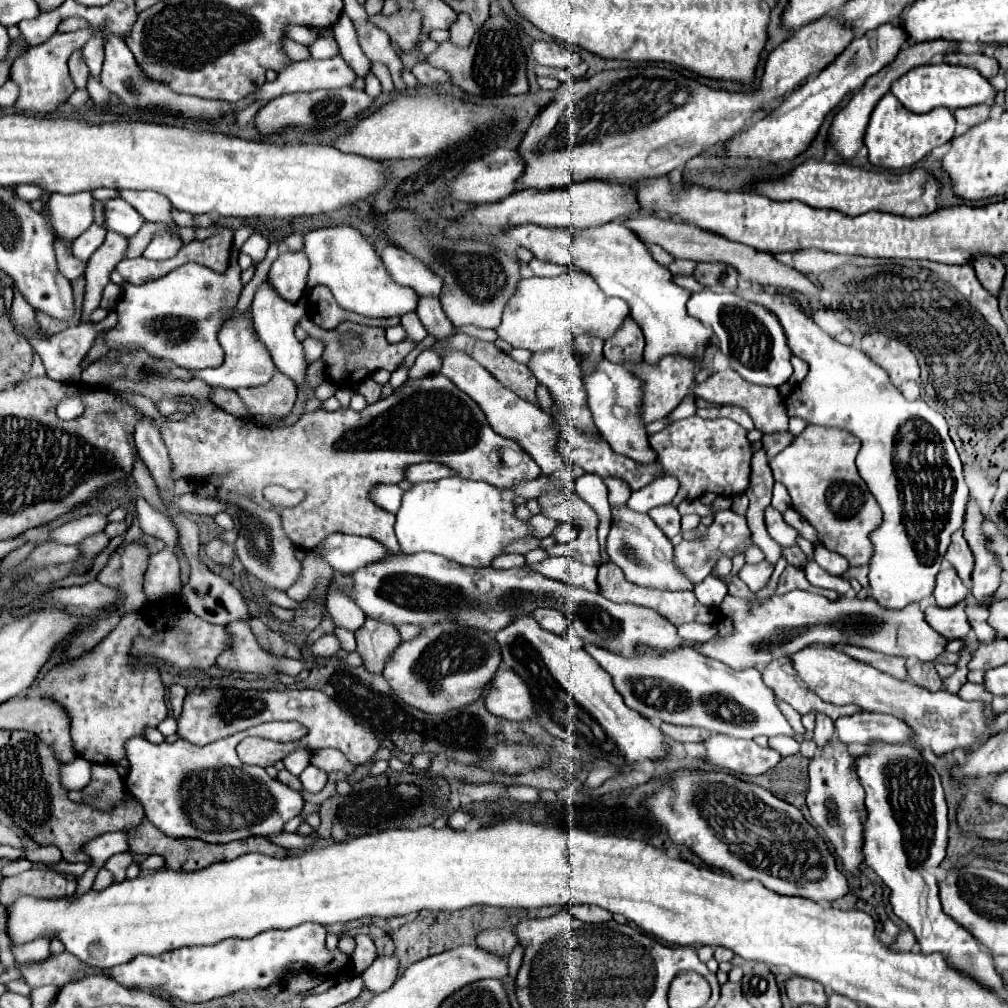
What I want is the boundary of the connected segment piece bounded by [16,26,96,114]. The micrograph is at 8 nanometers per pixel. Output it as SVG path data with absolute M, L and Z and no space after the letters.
M88 26L84 30L76 30L72 33L56 32L44 44L28 48L28 52L18 58L18 70L16 70L16 82L20 84L20 90L24 92L24 100L28 102L28 106L16 106L16 110L48 114L48 112L54 112L60 102L66 102L70 94L74 92L74 82L70 78L68 64L66 64L68 54L82 48L95 34L94 26Z

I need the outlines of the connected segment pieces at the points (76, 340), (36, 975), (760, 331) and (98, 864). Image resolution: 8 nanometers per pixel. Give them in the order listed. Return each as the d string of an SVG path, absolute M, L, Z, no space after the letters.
M111 311L103 321L98 322L98 328L96 328L96 324L94 326L92 324L78 324L78 326L70 326L68 330L64 330L60 334L50 336L50 338L32 338L30 344L38 352L38 356L42 358L48 378L52 378L56 382L80 382L80 362L86 356L86 352L90 350L96 334L114 327L116 322L117 315Z
M68 952L50 956L48 960L40 962L40 964L30 964L30 966L16 964L16 968L32 988L44 986L44 984L64 986L70 980L78 980L88 974L86 964L80 964L80 960L72 958Z
M710 290L692 294L688 300L688 314L706 326L712 326L720 350L730 360L730 366L748 382L760 386L780 386L792 376L790 350L784 342L784 332L774 314L762 306L752 306L734 294L714 294Z
M110 832L110 834L102 834L98 838L94 838L92 842L88 842L88 846L84 846L84 852L92 858L92 866L90 870L78 880L78 894L84 894L84 890L90 888L90 880L94 880L96 872L104 866L104 862L120 852L128 852L130 846L130 836L126 832Z

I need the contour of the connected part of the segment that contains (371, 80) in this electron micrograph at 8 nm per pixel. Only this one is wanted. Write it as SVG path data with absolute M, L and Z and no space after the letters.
M368 72L364 80L366 80L366 88L364 88L364 90L366 90L366 94L368 94L368 96L372 96L372 98L376 98L376 96L382 92L382 88L380 88L380 80L378 80L372 72Z

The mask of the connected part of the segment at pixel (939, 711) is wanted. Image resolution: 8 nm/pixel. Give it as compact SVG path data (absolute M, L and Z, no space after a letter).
M808 646L790 656L796 680L830 704L856 704L868 712L898 714L912 732L912 742L928 746L934 754L948 754L954 748L974 748L996 730L986 728L986 718L992 716L990 706L966 702L944 690L930 692L908 680L896 680L870 664L858 662L832 646Z

